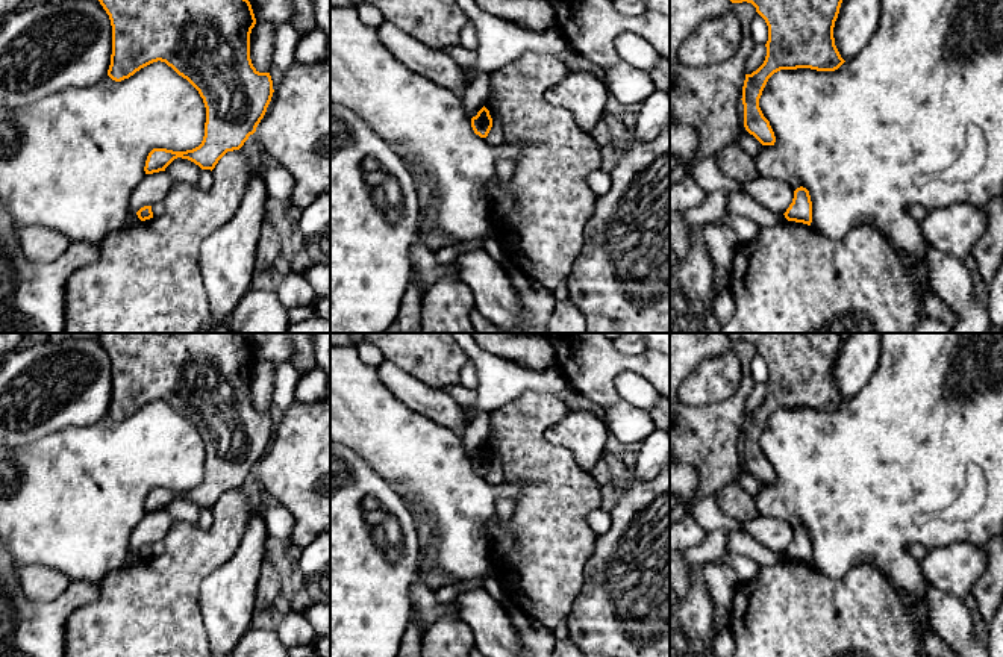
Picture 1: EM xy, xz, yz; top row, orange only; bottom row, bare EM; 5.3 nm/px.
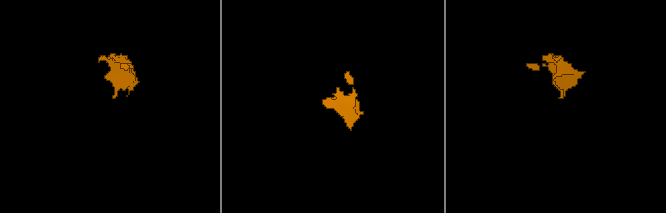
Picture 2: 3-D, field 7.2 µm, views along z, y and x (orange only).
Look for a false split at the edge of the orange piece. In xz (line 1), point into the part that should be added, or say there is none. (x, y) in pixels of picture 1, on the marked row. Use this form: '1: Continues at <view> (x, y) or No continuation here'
1: No continuation here

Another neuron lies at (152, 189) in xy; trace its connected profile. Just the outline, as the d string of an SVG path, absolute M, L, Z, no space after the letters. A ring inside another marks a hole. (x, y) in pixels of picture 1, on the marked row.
M167 171L145 174L130 195L129 210L136 213L144 206L164 203L174 179Z

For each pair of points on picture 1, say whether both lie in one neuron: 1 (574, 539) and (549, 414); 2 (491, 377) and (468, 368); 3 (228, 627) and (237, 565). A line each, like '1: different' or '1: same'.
1: same
2: different
3: same

